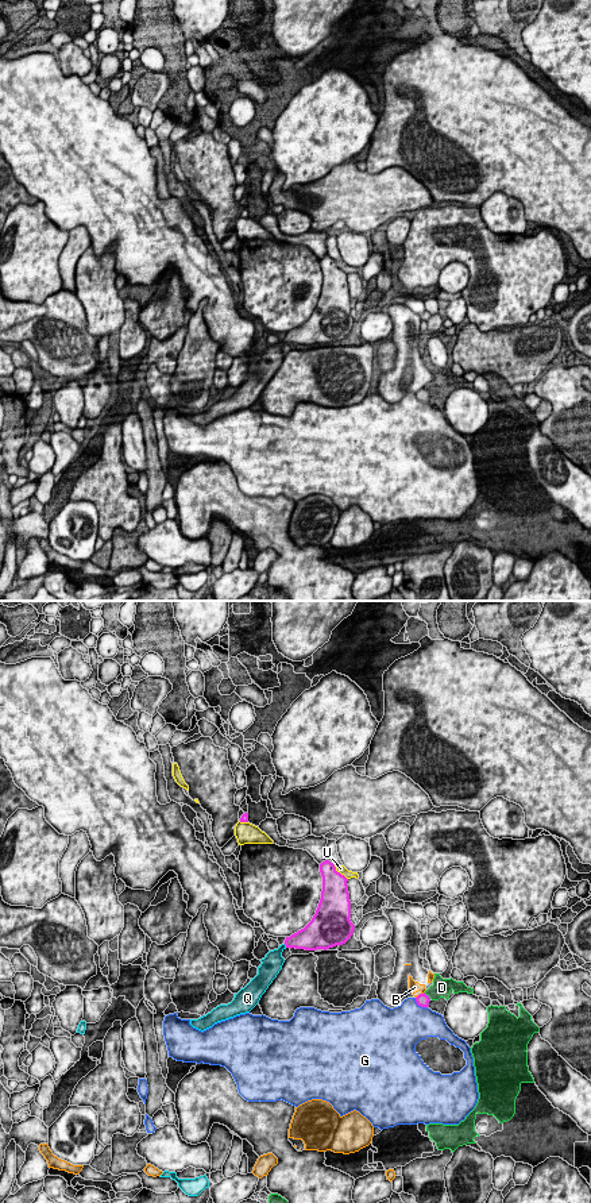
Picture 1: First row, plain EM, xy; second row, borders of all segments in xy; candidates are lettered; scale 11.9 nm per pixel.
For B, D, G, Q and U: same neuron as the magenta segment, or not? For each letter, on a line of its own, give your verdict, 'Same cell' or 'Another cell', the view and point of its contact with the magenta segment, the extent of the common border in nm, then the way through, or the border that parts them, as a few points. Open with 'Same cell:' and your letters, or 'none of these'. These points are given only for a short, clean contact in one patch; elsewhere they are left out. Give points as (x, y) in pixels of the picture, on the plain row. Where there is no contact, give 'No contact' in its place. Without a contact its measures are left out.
Same cell: Q
B: Another cell. Touches magenta at xy (420, 389). Shared border 140 nm
D: Another cell. Touches magenta at xy (428, 390). Shared border 120 nm
G: Another cell. Touches magenta at xy (420, 400). Shared border 200 nm
Q: Same cell. Touches magenta at xy (285, 339). Shared border 60 nm. Path across: xy (305, 334), (285, 339), (273, 355)
U: Another cell. Touches magenta at xy (339, 268). Shared border 240 nm

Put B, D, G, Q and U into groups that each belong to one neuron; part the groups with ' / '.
B / D / G / Q / U

